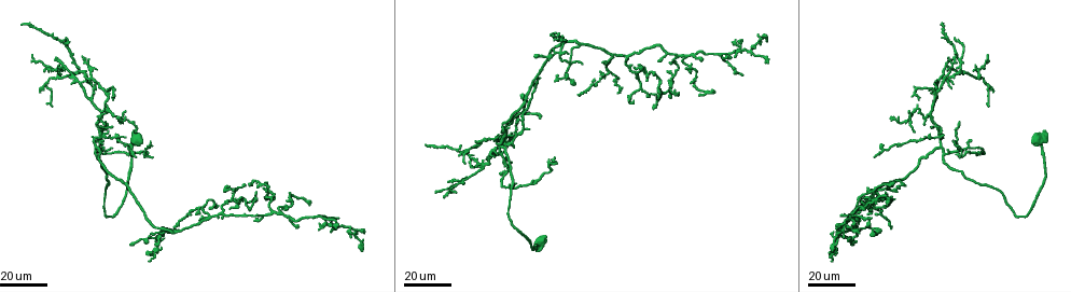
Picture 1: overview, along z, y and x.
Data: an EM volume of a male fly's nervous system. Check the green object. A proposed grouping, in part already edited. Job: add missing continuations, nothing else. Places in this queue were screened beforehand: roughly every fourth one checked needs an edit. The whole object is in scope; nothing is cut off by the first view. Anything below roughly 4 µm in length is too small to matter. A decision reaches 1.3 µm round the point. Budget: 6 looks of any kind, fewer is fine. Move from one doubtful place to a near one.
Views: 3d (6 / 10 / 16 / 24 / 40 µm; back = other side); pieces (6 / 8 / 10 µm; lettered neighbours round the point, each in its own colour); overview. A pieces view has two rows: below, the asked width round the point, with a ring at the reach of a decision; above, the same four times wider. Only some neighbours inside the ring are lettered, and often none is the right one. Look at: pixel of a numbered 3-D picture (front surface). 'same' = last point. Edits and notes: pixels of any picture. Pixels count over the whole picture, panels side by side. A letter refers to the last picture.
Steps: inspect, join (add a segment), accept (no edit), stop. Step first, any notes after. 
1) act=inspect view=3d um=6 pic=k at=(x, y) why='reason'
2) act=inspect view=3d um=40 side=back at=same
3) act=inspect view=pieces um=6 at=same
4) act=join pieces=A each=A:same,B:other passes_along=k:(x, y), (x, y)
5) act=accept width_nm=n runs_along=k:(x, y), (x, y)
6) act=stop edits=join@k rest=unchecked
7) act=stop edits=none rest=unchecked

act=inspect view=3d um=24 pic=1 at=(437, 191) why='branch stops here'

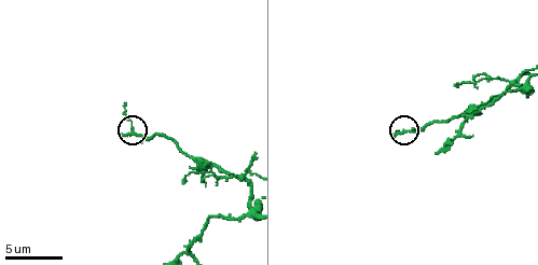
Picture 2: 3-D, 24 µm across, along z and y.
act=inspect view=pieces um=6 pic=2 at=(123, 135) why='what lies round it'

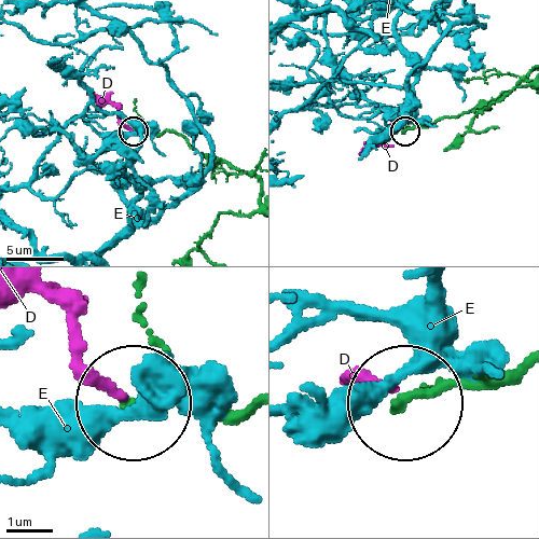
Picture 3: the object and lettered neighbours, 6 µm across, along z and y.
act=accept each=D:other,E:other found='none of them fits'

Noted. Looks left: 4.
act=inspect view=3d um=24 pic=1 at=(51, 105) why='long arm stops here'

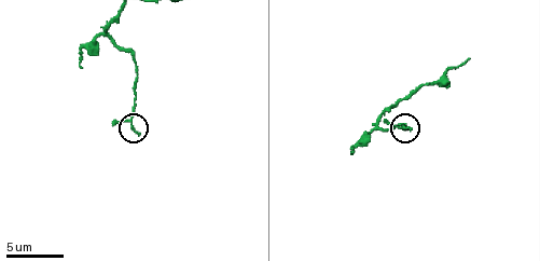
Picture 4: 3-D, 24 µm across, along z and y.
act=inspect view=pieces um=6 pic=4 at=(140, 134) why='what lies round it'

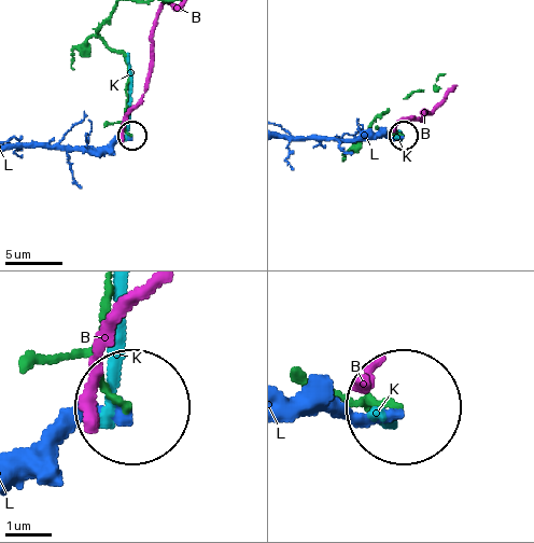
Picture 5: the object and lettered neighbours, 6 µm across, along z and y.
act=accept each=B:other,K:other,L:other found='no lettered segment goes on from it'

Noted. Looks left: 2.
act=inspect view=3d um=40 pic=1 at=(20, 26) why='long arm stops here'

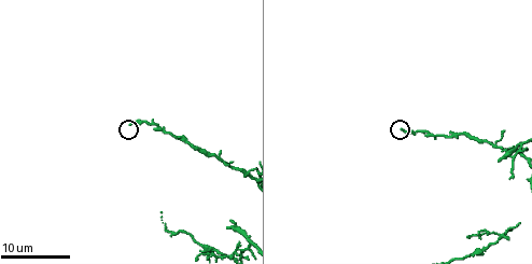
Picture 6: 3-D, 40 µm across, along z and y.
act=inspect view=pieces um=6 pic=6 at=(132, 123) why='see the neighbours'

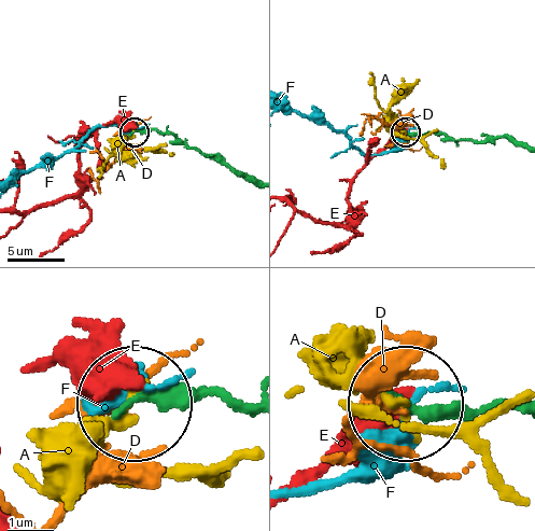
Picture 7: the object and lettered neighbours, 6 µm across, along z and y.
act=accept each=A:other,D:other,E:other,F:other runs_along=7:(523, 145), (504, 137), (451, 139), (440, 134), (406, 131) found='none of them fits'

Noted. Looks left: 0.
act=stop edits=none rest=unchecked

